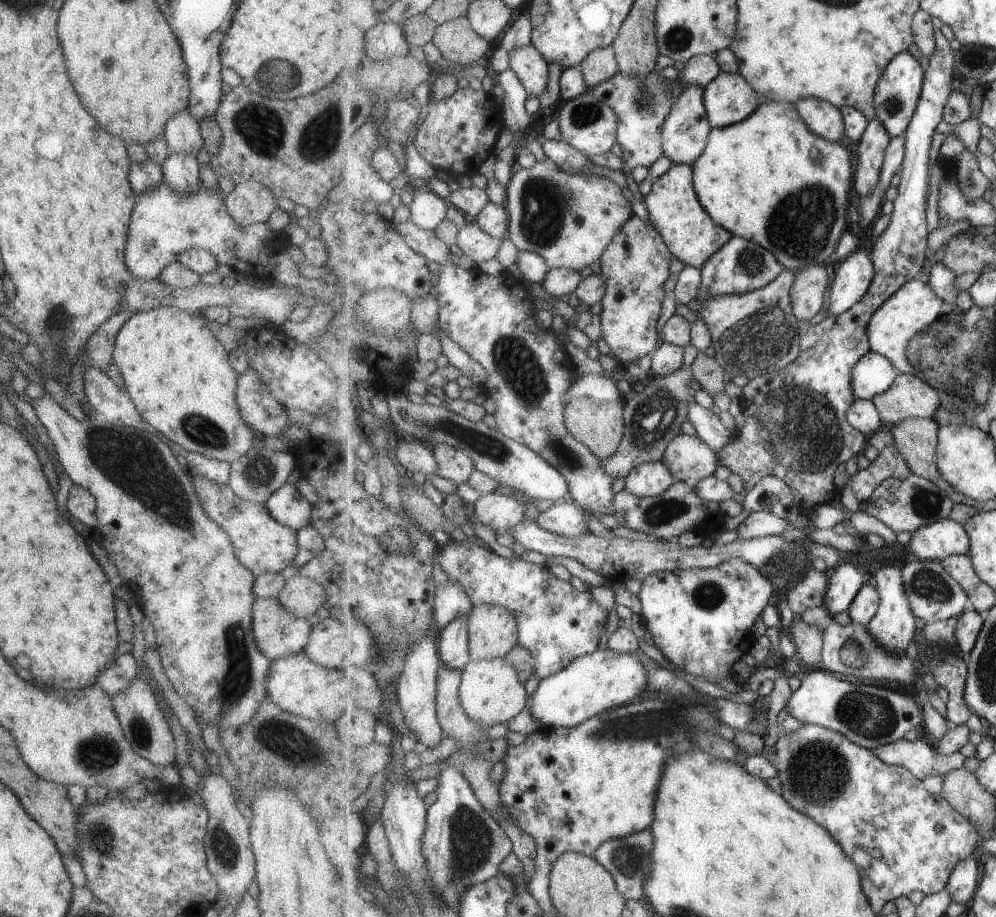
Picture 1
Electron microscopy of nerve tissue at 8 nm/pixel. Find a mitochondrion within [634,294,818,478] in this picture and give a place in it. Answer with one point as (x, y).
(765, 337)

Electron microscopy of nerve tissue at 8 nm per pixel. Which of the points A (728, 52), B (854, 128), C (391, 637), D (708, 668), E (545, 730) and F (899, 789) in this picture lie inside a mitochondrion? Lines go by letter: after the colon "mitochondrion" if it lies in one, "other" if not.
A: other
B: other
C: mitochondrion
D: other
E: other
F: other

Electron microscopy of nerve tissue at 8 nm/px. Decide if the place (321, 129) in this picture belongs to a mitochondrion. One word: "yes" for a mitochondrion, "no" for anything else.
yes

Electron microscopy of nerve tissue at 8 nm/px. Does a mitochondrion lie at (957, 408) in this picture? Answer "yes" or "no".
yes

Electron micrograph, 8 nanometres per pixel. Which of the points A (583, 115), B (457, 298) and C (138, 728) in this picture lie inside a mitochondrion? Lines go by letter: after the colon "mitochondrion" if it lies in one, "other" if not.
A: mitochondrion
B: other
C: mitochondrion

